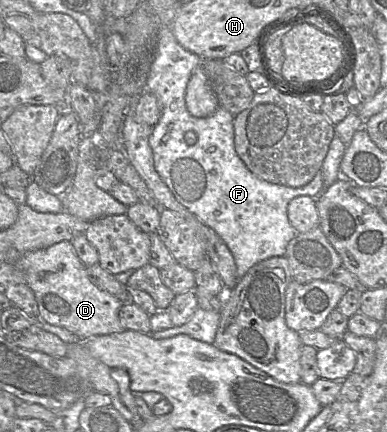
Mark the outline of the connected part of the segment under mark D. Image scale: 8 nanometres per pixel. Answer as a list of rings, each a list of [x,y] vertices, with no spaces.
[[[70,241],[28,252],[21,259],[21,271],[35,295],[39,317],[43,321],[63,327],[81,340],[122,332],[125,328],[119,310],[123,302],[94,285],[86,269]]]

